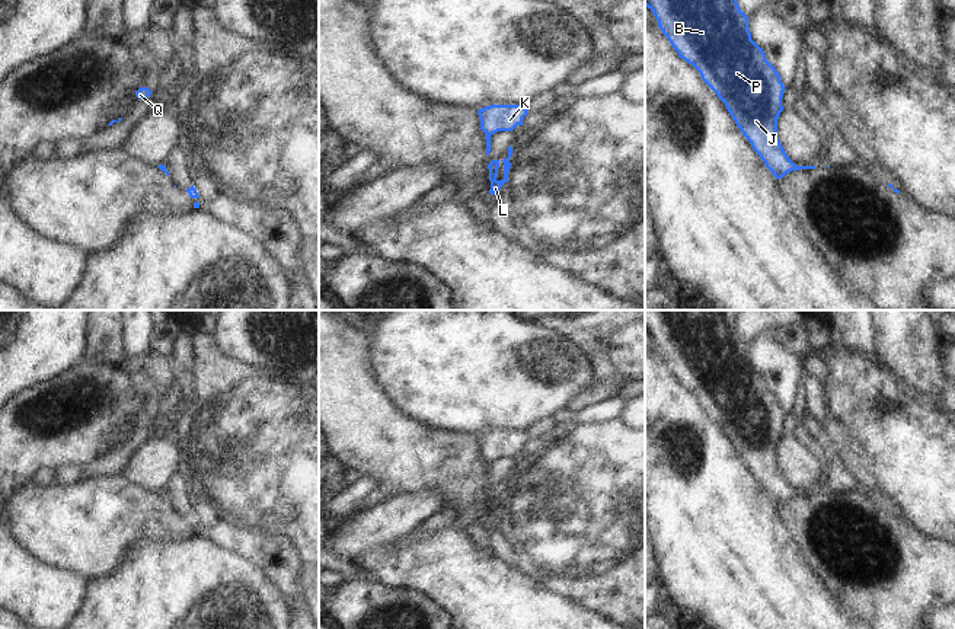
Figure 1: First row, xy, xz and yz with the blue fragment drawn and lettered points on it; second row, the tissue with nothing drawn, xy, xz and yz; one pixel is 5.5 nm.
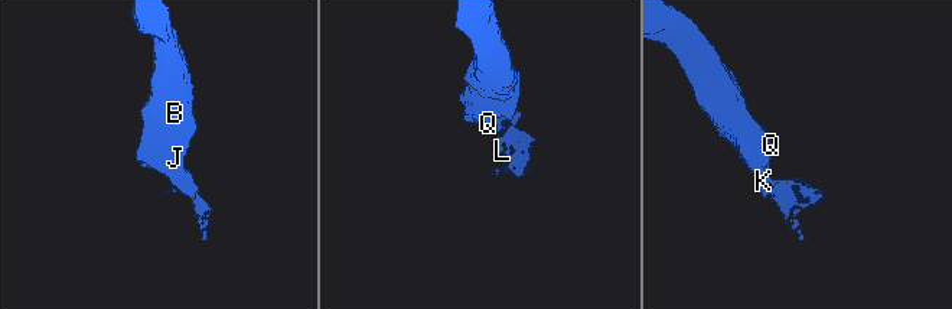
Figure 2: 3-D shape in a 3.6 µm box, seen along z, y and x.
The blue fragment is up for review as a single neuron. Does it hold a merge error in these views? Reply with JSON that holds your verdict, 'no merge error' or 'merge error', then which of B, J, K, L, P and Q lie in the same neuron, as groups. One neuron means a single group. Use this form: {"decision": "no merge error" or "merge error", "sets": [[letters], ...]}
{"decision": "merge error", "sets": [["B", "J", "K", "P", "Q"], ["L"]]}

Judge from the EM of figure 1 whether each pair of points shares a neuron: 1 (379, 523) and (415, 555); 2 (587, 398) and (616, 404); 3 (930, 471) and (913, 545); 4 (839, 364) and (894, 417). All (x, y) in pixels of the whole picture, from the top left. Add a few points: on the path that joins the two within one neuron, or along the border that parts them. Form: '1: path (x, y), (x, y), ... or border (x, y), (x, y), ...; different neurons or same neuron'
1: border (406, 536), (373, 546), (366, 552); different neurons
2: border (623, 401), (610, 396), (574, 411), (567, 409); different neurons
3: border (907, 523), (939, 540); different neurons
4: path (852, 377), (881, 406); same neuron

